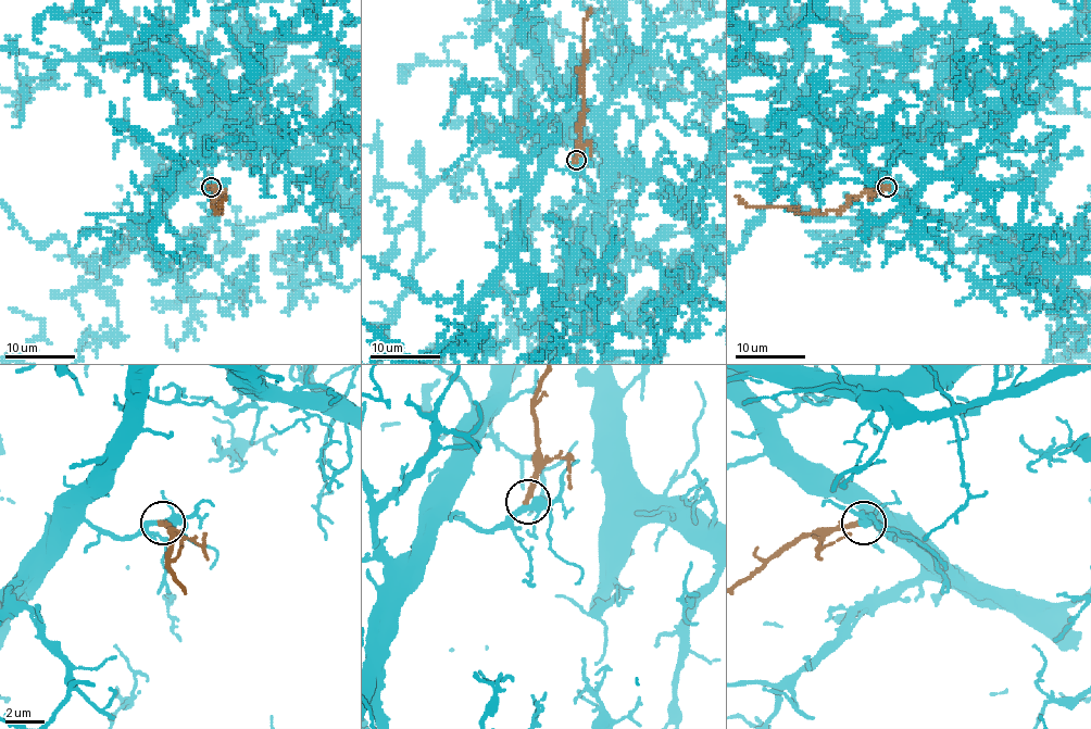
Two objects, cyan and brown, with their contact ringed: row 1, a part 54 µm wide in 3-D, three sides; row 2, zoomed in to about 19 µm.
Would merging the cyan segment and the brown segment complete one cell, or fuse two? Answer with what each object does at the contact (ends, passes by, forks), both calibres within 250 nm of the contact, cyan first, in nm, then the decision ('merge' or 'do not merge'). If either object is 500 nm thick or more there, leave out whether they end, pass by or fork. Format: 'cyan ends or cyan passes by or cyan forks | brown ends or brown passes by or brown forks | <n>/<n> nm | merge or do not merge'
cyan forks | brown ends | 320/300 nm | merge

